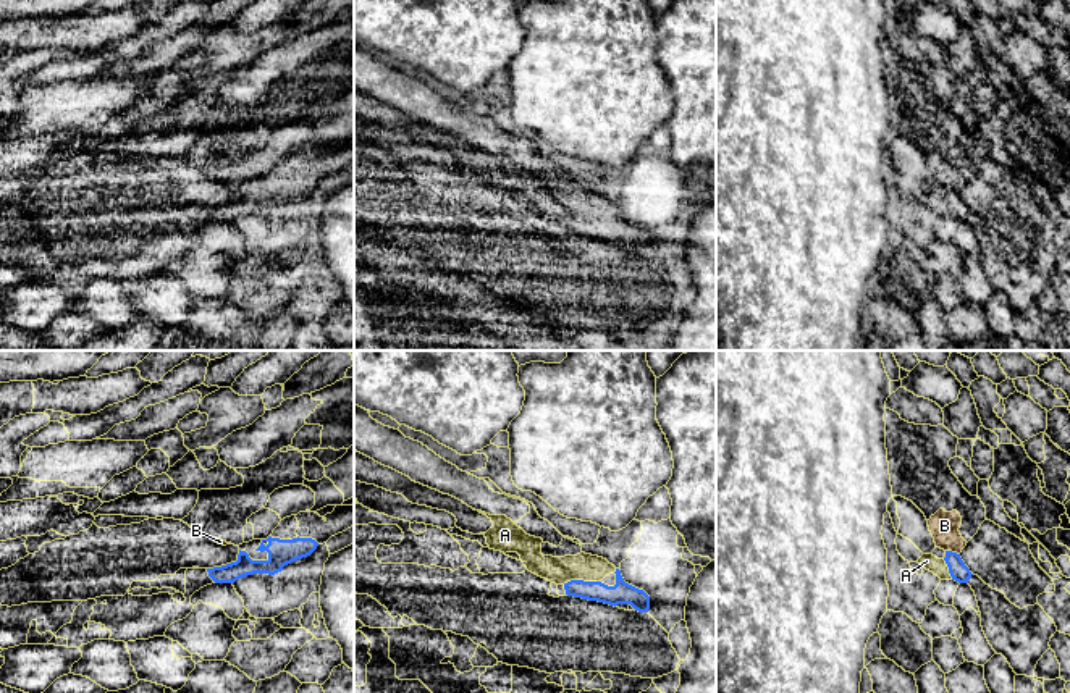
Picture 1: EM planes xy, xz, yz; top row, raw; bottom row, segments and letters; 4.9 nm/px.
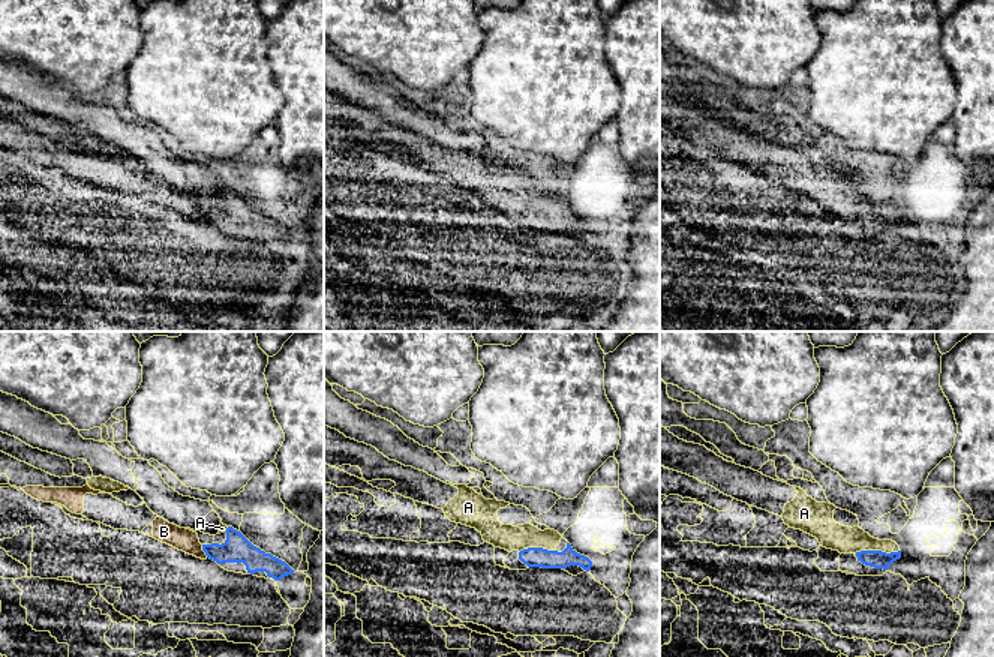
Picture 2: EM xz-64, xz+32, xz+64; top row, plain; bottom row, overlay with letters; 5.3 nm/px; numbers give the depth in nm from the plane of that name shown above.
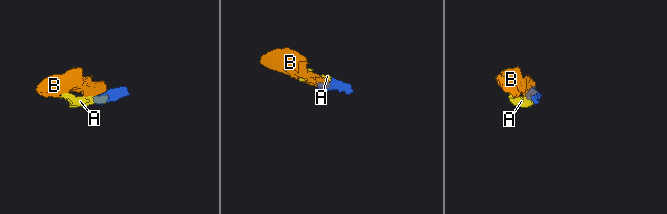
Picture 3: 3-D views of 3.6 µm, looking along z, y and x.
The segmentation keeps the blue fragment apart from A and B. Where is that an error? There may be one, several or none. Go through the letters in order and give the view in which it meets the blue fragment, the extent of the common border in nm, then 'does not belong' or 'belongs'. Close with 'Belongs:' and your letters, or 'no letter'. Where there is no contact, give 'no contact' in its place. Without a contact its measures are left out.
A: xz | 190 nm | belongs
B: yz | 80 nm | does not belong
Belongs: A

